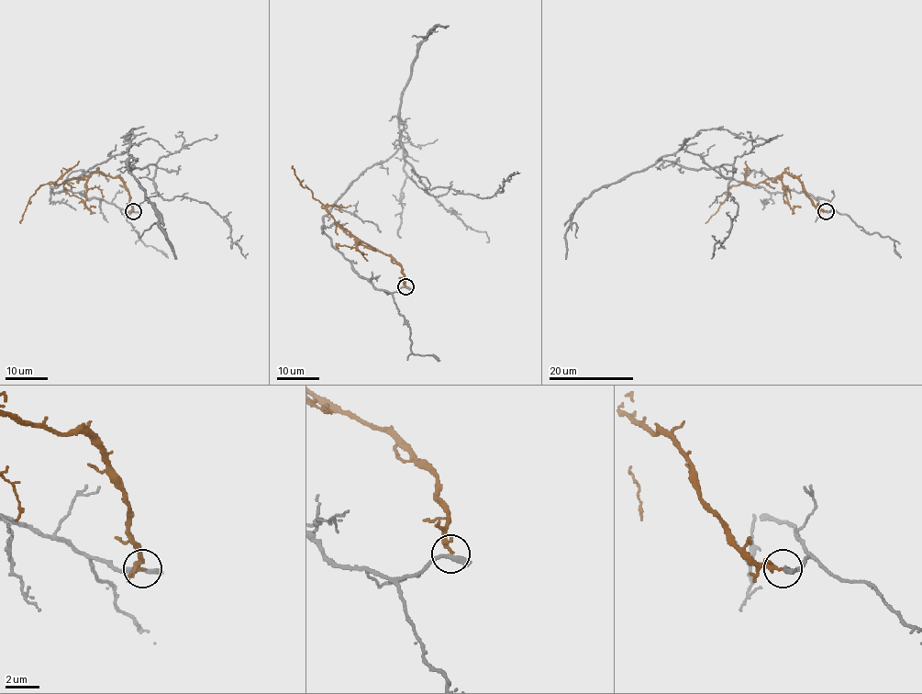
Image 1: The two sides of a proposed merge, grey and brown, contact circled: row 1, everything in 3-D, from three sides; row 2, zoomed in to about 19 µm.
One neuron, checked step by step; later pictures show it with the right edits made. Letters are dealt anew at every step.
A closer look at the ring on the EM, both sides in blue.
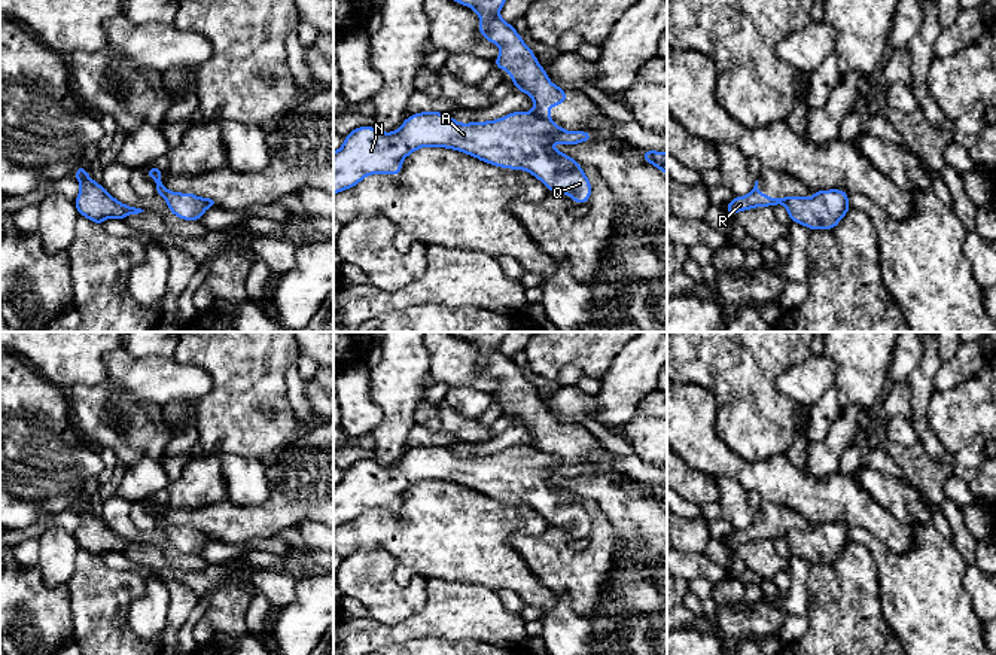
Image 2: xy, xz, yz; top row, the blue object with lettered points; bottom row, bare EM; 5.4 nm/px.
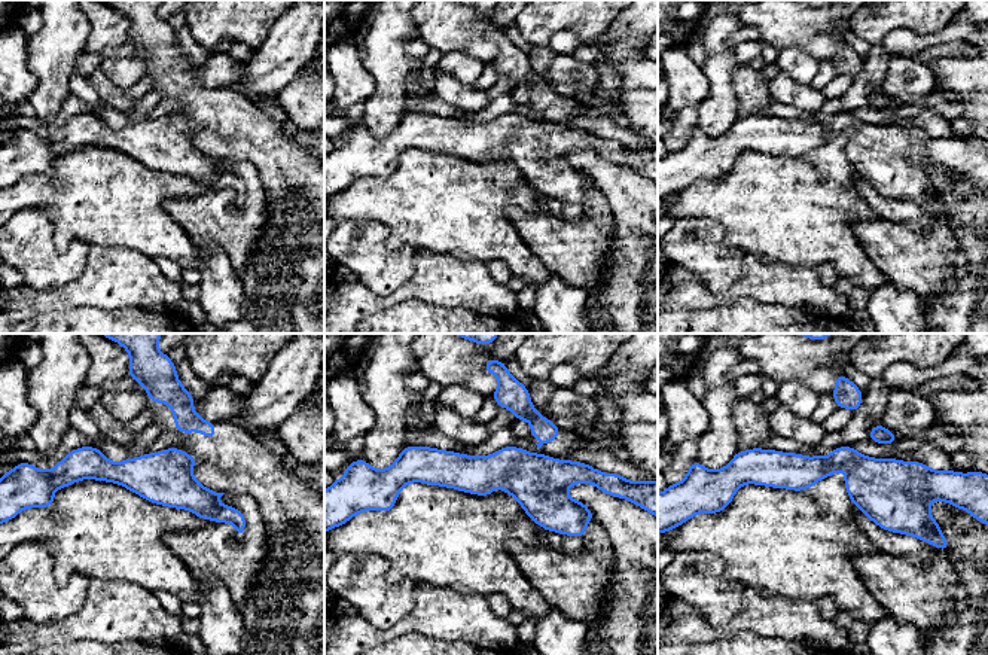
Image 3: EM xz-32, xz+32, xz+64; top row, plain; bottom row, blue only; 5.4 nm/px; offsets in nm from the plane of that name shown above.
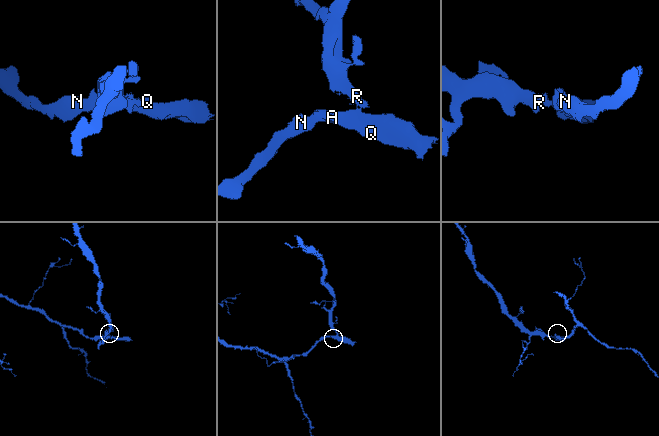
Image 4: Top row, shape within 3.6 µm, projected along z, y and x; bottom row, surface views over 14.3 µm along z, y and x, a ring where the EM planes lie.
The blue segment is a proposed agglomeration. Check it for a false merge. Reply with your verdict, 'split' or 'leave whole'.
split

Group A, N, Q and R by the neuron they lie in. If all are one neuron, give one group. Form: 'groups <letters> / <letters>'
groups A N Q / R

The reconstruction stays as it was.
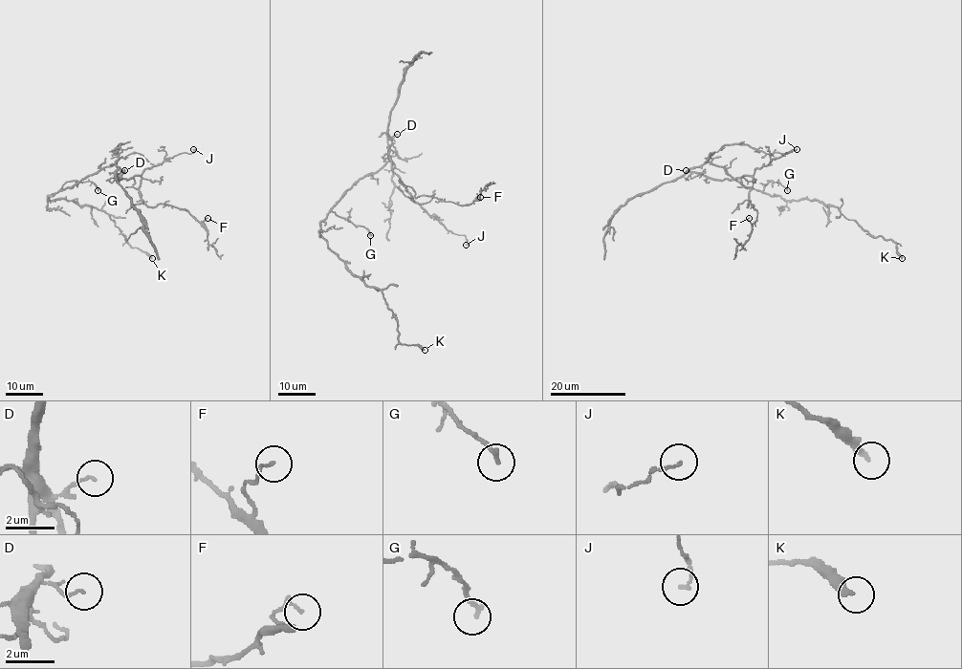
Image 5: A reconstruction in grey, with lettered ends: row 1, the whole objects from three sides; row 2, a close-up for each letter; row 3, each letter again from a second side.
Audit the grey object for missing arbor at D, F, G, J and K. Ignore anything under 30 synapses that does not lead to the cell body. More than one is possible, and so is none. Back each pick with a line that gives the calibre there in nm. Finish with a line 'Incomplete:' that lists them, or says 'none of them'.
Incomplete: none of them

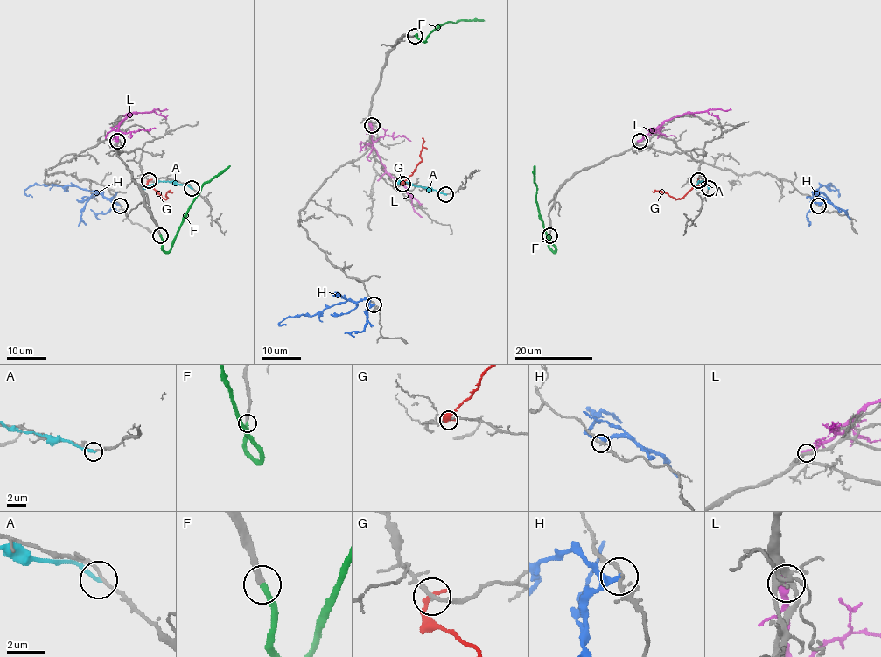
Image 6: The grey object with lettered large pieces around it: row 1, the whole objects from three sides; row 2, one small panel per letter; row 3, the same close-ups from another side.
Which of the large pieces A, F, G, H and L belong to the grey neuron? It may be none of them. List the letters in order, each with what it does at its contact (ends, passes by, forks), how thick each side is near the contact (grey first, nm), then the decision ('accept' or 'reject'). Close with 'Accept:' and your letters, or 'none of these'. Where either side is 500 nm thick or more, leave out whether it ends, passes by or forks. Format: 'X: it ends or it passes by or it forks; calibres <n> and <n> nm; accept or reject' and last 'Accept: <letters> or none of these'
A: it ends; calibres 160 and 200 nm; reject
F: it ends; calibres 320 and 320 nm; accept
G: it ends; calibres 200 and 260 nm; reject
H: it ends; calibres 200 and 280 nm; reject
L: it ends; calibres 240 and 480 nm; reject
Accept: F

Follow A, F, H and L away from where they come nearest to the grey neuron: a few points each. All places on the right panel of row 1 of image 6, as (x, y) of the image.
A: (708, 188), (700, 182), (695, 185), (696, 188)
F: (549, 235), (549, 248), (554, 252), (554, 245), (540, 216), (534, 166)
H: (818, 205), (814, 201), (816, 194), (814, 192), (821, 185), (833, 185), (839, 197)
L: (639, 141), (666, 120), (687, 113), (730, 109)

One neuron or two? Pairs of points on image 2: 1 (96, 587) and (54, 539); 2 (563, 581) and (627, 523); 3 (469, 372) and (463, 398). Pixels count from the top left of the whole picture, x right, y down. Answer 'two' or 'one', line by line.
1: two
2: two
3: two

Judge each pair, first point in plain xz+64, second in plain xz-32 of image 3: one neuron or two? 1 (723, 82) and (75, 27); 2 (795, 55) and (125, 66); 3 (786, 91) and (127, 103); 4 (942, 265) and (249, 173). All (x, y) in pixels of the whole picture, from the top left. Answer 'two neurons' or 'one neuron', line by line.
1: one neuron
2: one neuron
3: one neuron
4: one neuron

